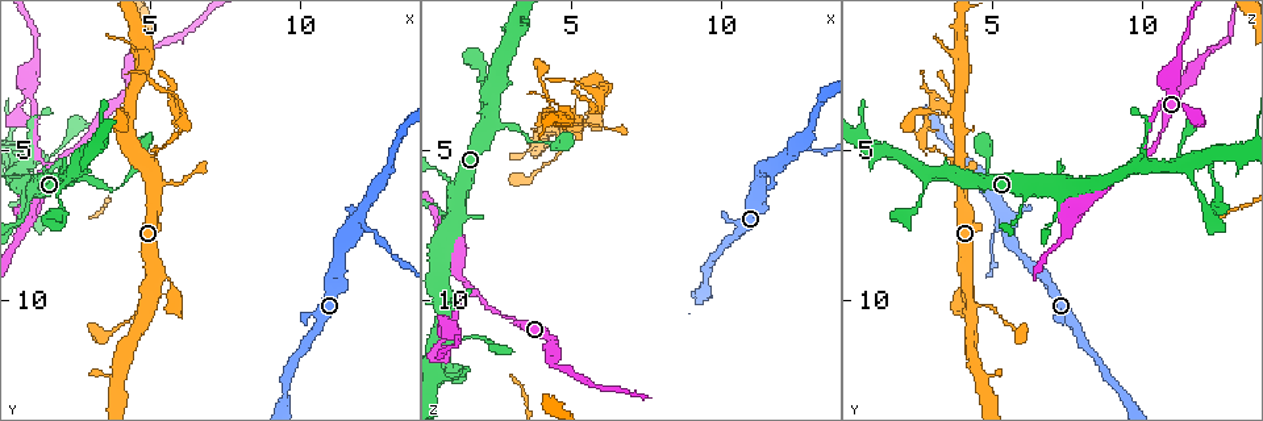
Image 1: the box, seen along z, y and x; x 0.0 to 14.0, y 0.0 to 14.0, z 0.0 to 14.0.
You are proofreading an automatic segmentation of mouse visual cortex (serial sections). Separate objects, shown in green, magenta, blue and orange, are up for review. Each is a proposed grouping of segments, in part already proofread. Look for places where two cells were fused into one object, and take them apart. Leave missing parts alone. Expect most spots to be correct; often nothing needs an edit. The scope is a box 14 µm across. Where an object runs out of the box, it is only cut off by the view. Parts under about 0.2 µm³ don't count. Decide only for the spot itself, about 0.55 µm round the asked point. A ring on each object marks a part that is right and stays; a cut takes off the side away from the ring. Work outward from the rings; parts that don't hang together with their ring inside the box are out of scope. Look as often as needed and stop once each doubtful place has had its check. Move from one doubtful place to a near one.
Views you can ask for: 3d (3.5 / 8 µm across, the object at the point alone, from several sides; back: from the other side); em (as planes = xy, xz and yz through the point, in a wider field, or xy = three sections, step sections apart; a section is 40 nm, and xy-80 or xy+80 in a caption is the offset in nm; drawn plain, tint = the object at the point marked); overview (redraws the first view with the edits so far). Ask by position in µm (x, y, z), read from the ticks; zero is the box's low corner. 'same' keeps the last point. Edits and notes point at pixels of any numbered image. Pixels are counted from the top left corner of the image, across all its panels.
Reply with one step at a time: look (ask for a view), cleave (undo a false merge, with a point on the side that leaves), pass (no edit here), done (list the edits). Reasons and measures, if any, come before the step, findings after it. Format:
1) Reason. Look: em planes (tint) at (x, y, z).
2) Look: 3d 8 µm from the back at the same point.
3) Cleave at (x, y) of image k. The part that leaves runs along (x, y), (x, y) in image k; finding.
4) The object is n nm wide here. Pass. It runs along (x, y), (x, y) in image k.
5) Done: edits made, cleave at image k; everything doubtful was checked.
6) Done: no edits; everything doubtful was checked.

Sharp bend. Look: 3d 3.5 µm at (1.7, 5.5, 9.8).

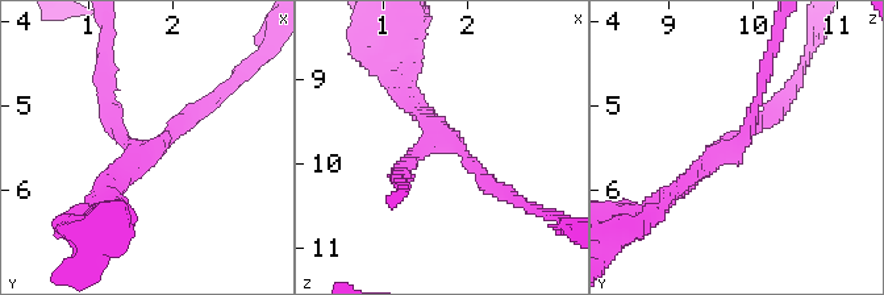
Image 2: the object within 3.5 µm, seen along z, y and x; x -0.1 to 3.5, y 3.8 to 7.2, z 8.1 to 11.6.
3 arms meet here; the arms are 150, 200, 200 nm wide; need the tissue. Look: em xy step 1 (tint) at (1.65, 5.55, 9.70).

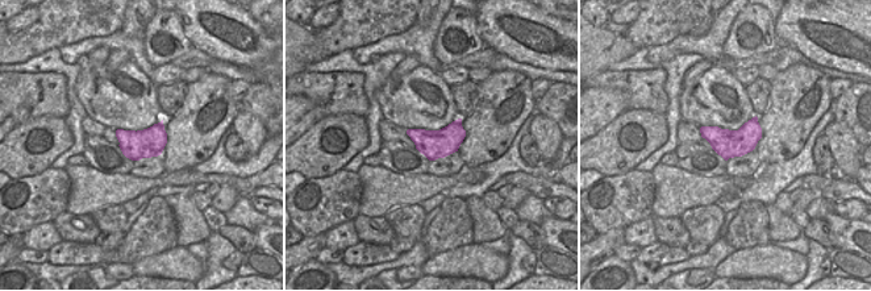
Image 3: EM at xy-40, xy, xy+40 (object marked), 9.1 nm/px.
Pass. It runs along (495, 190), (405, 98), (405, 74) in image 2; all the same cell.

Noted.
Side arm on a straight run. Look: 3d 3.5 µm at (5.0, 5.5, 4.0).

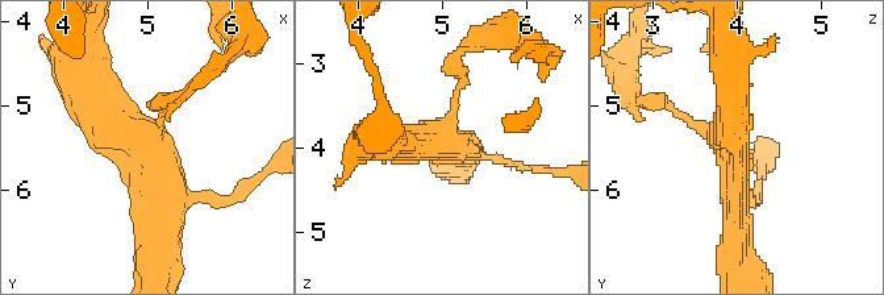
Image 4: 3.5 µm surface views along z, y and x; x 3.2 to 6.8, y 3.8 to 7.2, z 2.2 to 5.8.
3 arms meet here; the arms are 100, 350, 400 nm wide. Look: em xy step 1 (tint) at (4.95, 5.45, 3.95).

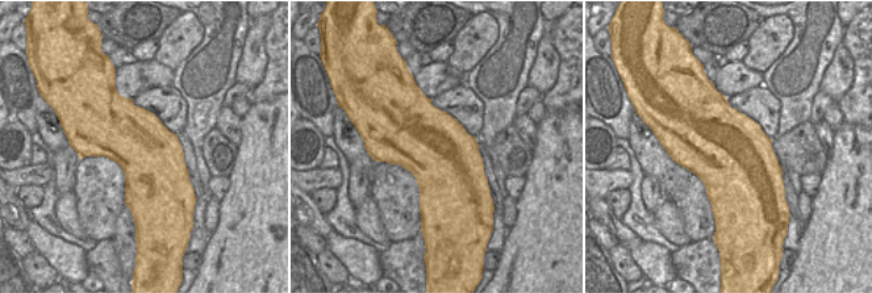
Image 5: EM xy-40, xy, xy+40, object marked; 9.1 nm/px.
Pass. It runs along (165, 224), (165, 171), (75, 74) in image 4; one cell here.

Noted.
Thin neck. Look: 3d 8 µm at (5.2, 5.1, 3.2).

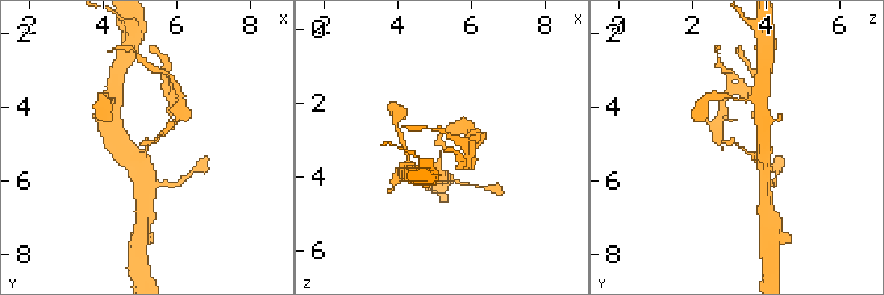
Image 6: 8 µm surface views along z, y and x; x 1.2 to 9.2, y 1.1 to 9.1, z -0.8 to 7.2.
The arms are 100, 400 nm wide. Look: em xy step 2 (tint) at (5.3, 5.0, 3.2).

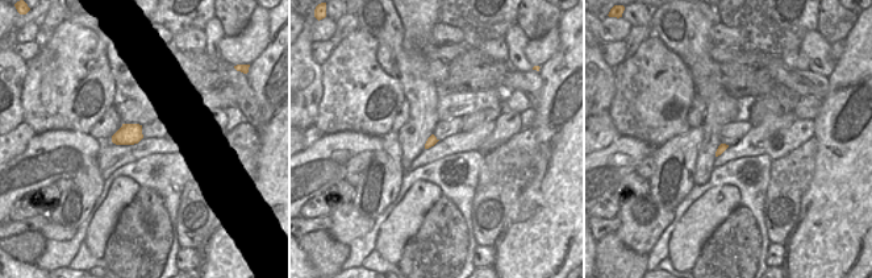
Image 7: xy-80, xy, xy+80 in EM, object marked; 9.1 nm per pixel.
Pass. It runs along (763, 163), (734, 142), (722, 142), (720, 129) in image 6; one cell here.

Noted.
Two arms in line, one across. Look: 3d 3.5 µm at (11.7, 7.4, 5.3).

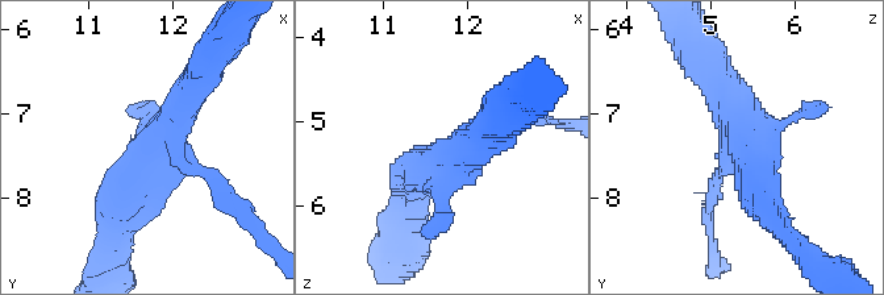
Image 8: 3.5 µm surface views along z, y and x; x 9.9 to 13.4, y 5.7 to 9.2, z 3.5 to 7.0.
Look: em xy step 3 (tint) at (11.75, 7.40, 5.40).

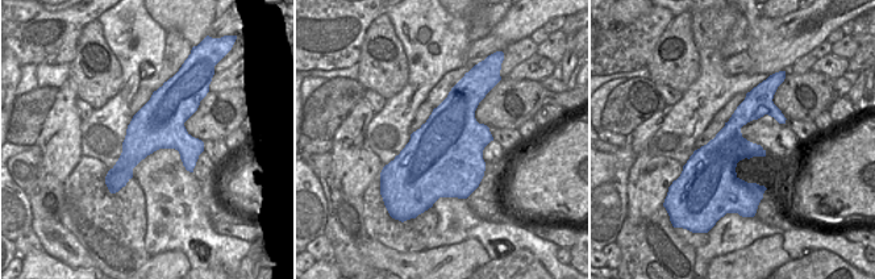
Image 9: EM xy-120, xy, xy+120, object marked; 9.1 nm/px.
Pass. It runs along (113, 217), (121, 177), (203, 75) in image 8; continuous, no second cell.

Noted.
Done: no edits; everything doubtful was checked.

